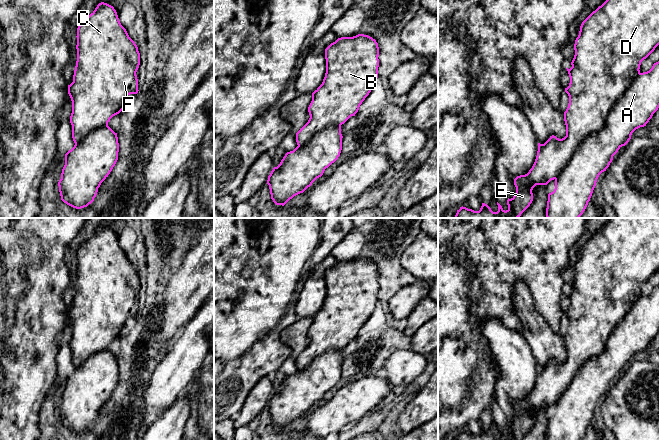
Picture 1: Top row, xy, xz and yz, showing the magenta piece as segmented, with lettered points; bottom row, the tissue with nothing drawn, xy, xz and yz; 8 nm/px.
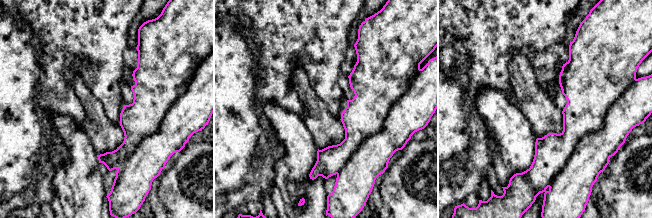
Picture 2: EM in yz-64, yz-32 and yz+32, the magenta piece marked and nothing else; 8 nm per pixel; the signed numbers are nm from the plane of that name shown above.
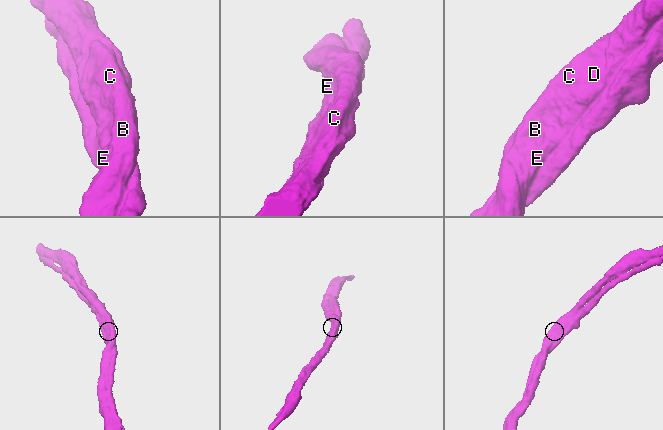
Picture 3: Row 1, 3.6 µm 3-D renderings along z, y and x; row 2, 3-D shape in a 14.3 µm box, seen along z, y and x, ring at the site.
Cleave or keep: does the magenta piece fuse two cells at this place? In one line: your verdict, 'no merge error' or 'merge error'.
no merge error

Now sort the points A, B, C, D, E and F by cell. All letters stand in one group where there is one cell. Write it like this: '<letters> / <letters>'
A B C D E F

